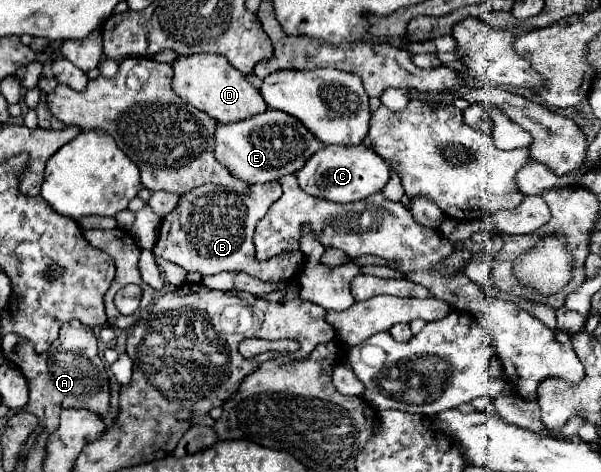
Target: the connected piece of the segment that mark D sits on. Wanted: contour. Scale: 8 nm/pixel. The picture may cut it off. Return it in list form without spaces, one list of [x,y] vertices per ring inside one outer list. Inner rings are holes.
[[[187,55],[187,57],[177,57],[173,63],[173,91],[179,95],[185,103],[193,105],[195,109],[211,115],[219,123],[233,123],[241,121],[249,115],[263,113],[267,109],[263,97],[259,91],[223,59],[223,55]]]

